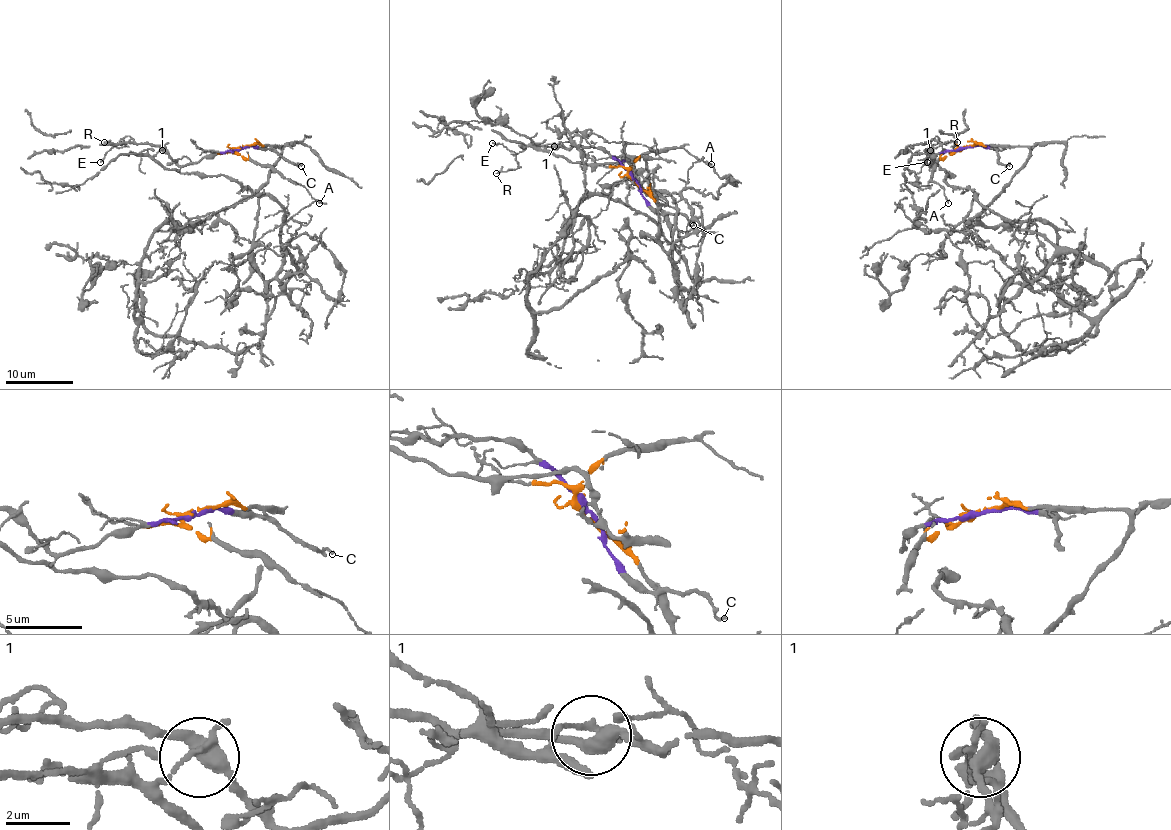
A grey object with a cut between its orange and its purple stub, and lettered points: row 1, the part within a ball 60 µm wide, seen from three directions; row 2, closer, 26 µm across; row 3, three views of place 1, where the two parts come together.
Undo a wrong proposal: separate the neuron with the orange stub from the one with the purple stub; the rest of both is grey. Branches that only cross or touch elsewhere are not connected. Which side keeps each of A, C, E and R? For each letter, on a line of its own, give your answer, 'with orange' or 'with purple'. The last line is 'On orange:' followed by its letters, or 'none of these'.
A: with orange
C: with purple
E: with purple
R: with purple
On orange: A

